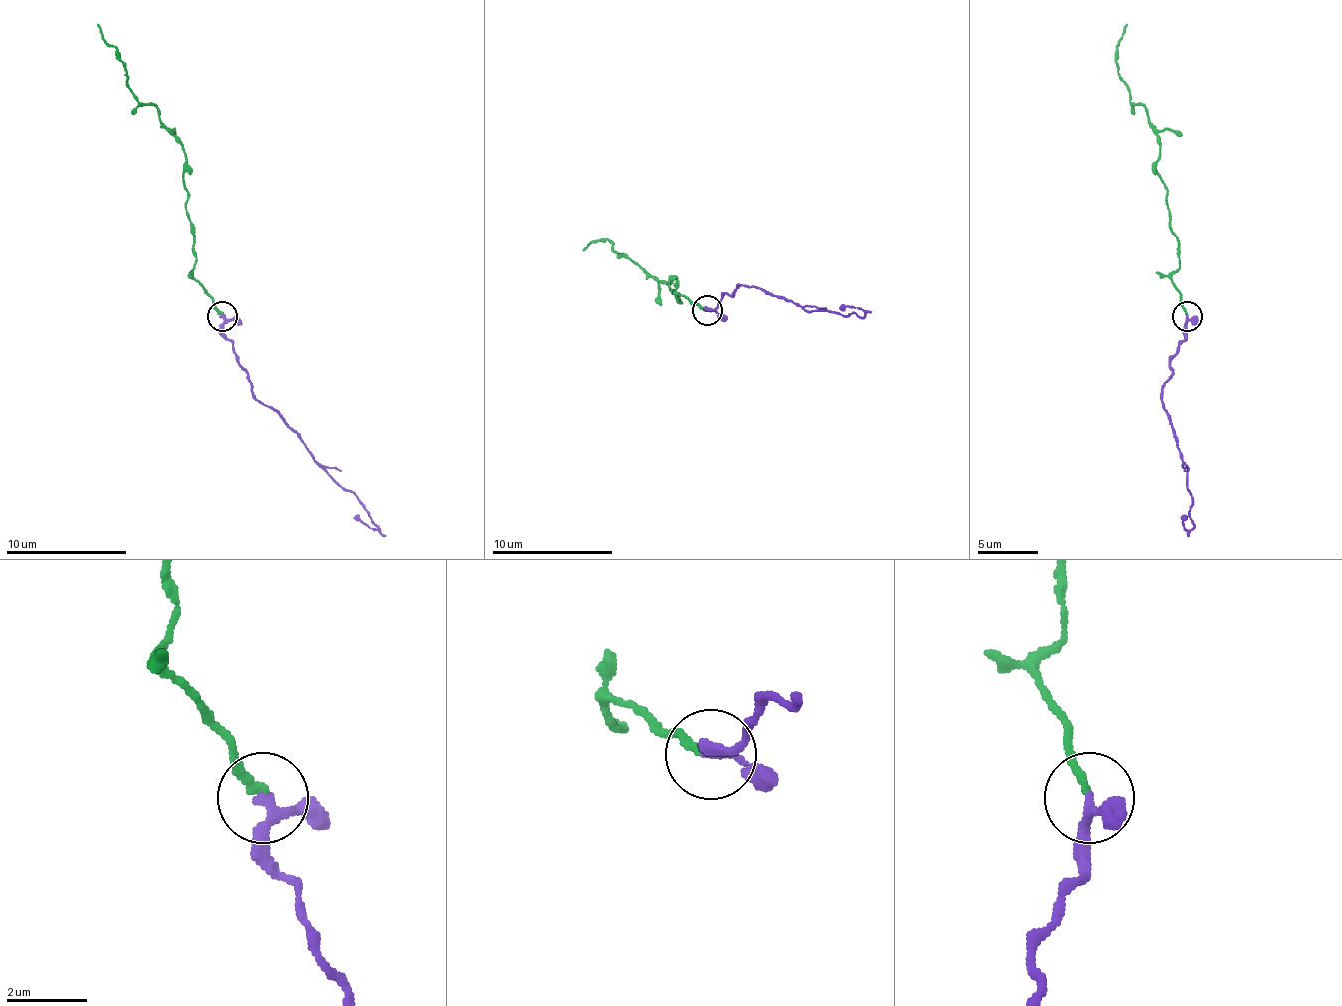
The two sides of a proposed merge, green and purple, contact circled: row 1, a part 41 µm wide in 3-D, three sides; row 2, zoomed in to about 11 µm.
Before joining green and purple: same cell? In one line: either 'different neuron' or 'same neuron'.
same neuron

